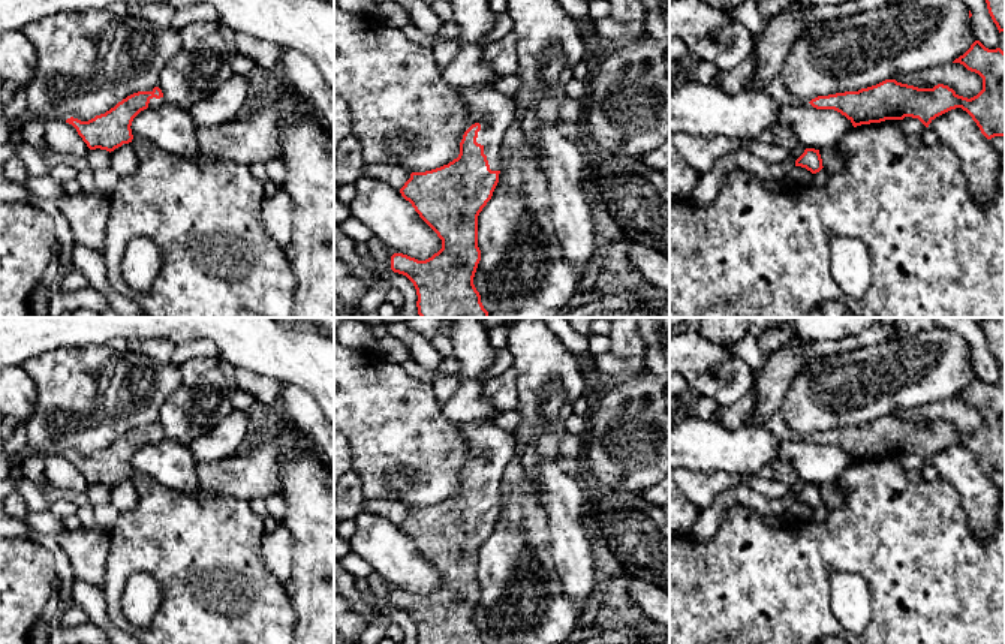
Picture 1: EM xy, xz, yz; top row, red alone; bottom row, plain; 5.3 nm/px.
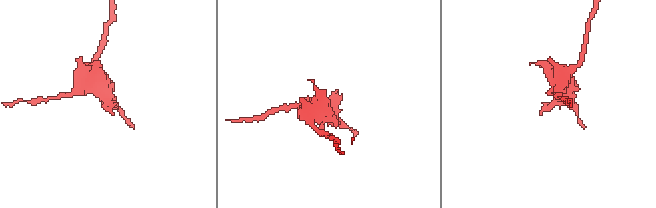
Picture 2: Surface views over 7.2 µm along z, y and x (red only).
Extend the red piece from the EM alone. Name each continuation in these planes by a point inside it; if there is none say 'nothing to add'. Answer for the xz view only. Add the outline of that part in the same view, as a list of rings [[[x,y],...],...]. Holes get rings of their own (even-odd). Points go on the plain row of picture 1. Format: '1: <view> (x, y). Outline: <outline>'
1: xz (499, 447). Outline: [[[461,422],[457,425],[469,440],[472,449],[487,460],[478,467],[476,478],[484,482],[491,506],[500,506],[500,479],[509,460],[517,452],[514,433],[490,422]]]

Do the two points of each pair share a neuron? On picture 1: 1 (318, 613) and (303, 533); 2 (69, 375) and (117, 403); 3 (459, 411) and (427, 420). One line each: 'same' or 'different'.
1: same
2: same
3: different

